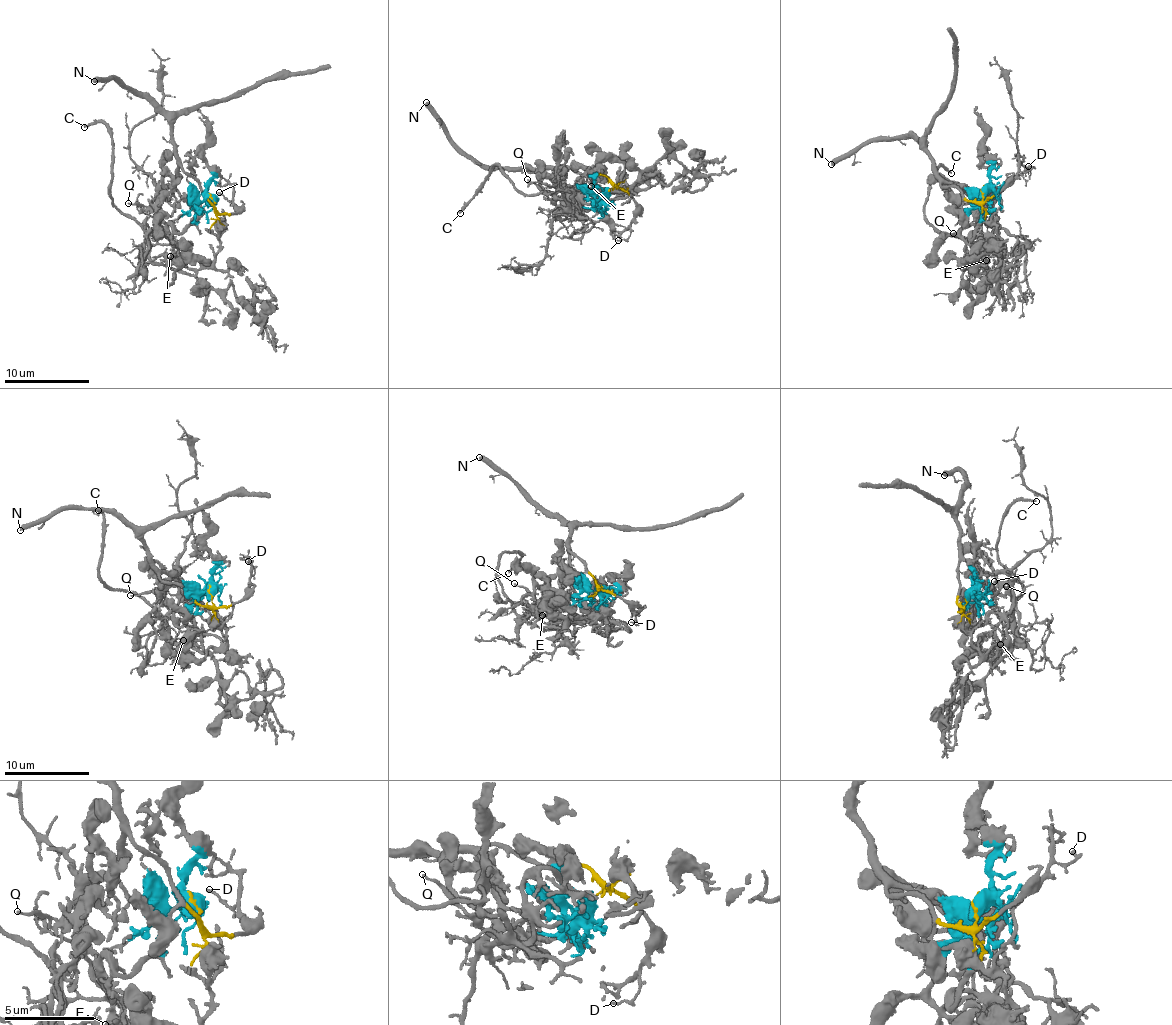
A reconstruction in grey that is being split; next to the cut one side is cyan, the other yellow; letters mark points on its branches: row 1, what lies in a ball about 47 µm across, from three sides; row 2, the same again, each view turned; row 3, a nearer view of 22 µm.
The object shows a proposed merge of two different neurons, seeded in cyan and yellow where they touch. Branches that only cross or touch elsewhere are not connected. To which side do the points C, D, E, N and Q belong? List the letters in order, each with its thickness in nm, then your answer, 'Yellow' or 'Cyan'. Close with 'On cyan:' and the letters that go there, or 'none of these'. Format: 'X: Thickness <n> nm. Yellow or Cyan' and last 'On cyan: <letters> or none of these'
C: Thickness 180 nm. Cyan
D: Thickness 120 nm. Yellow
E: Thickness 160 nm. Cyan
N: Thickness 400 nm. Yellow
Q: Thickness 110 nm. Cyan
On cyan: C, E, Q

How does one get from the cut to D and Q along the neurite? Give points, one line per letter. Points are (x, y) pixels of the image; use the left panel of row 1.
D: (211, 199), (215, 209), (225, 214), (237, 210), (232, 200), (218, 193)
Q: (211, 199), (187, 211), (158, 197), (148, 206), (128, 203)

